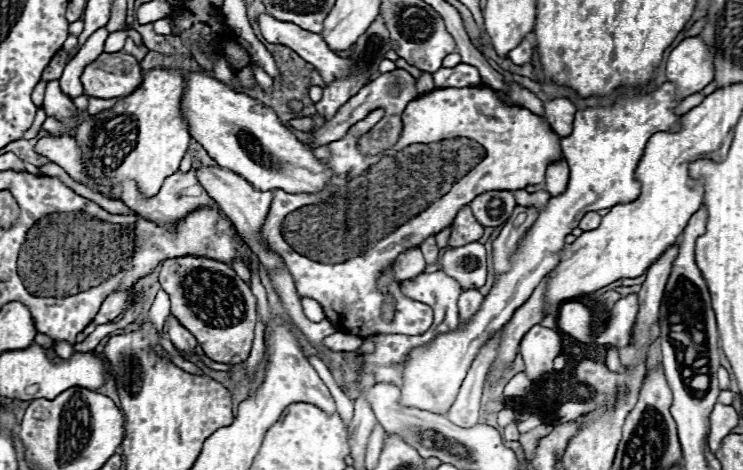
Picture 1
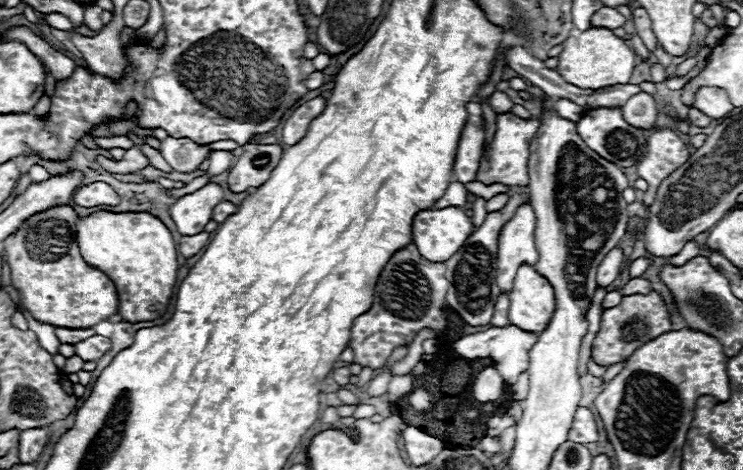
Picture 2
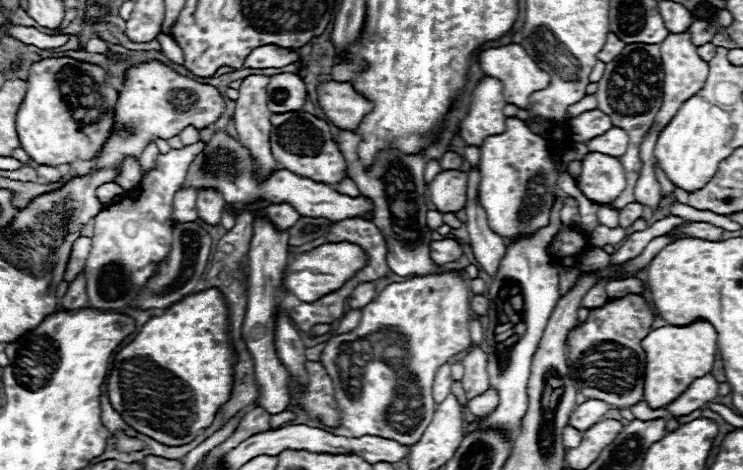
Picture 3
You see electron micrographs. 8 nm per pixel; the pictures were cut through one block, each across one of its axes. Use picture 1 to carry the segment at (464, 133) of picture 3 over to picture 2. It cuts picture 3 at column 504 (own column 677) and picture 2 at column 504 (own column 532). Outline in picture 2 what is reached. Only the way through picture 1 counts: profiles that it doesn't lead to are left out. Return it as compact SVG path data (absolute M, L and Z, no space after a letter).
M530 204L518 206L516 214L502 226L498 236L498 286L504 292L512 290L516 270L522 262L536 264L538 250L534 242L536 216Z

